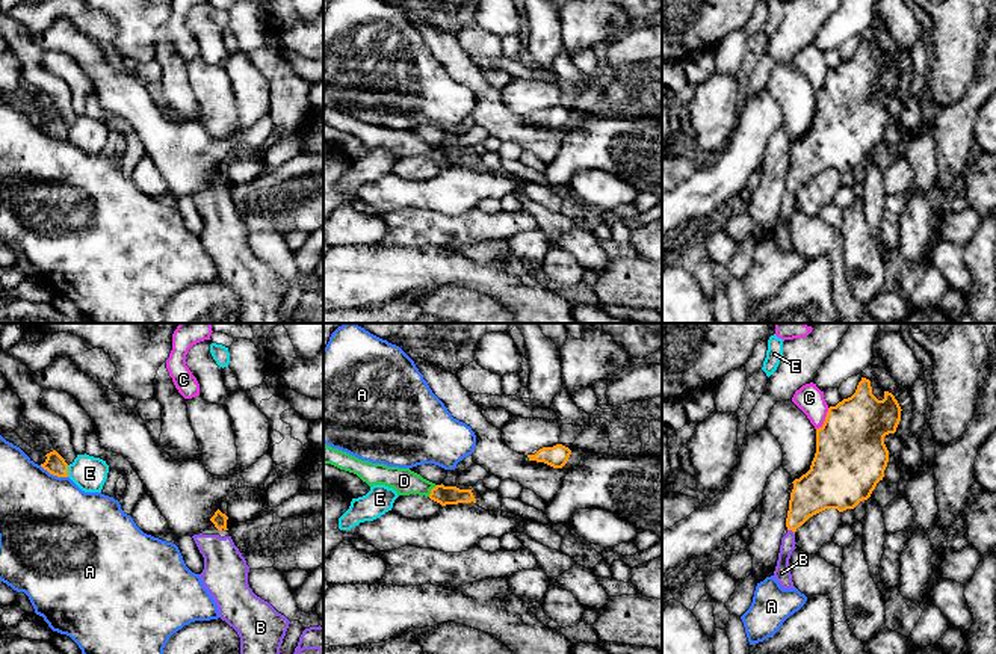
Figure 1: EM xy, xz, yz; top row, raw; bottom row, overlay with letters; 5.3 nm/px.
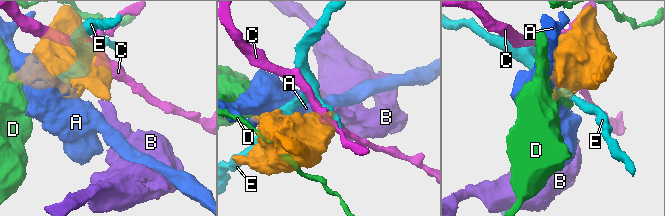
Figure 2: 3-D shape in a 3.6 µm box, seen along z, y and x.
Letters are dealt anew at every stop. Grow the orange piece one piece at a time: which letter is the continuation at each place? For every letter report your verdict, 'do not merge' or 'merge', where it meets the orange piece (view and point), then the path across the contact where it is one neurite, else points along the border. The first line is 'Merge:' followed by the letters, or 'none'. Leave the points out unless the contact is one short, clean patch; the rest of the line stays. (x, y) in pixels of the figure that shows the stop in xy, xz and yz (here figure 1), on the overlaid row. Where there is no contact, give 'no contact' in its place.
Merge: B
A: do not merge; meets orange in xy at (53, 475); border along xy (40, 465), (53, 475), (67, 478)
B: merge; meets orange in yz at (791, 529); runs through yz (815, 491), (801, 506), (791, 529), (782, 573)
C: do not merge; meets orange in yz at (825, 419); border along yz (828, 408), (824, 422), (816, 429)
D: do not merge; meets orange in xz at (431, 490); border along xz (437, 485), (428, 496)
E: do not merge; meets orange in xy at (67, 471); border along xy (67, 465), (68, 476)

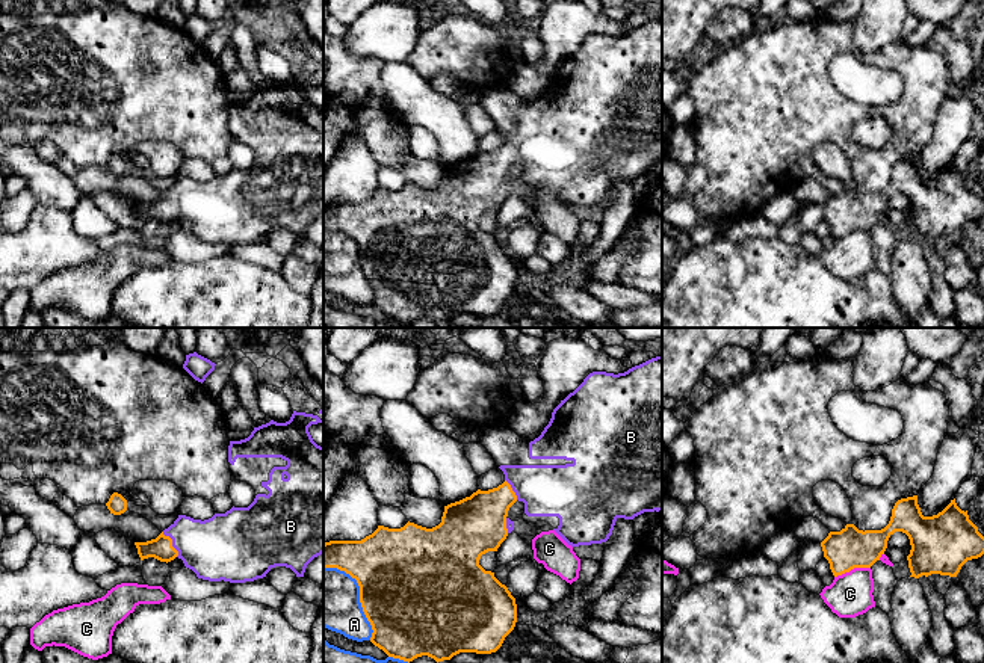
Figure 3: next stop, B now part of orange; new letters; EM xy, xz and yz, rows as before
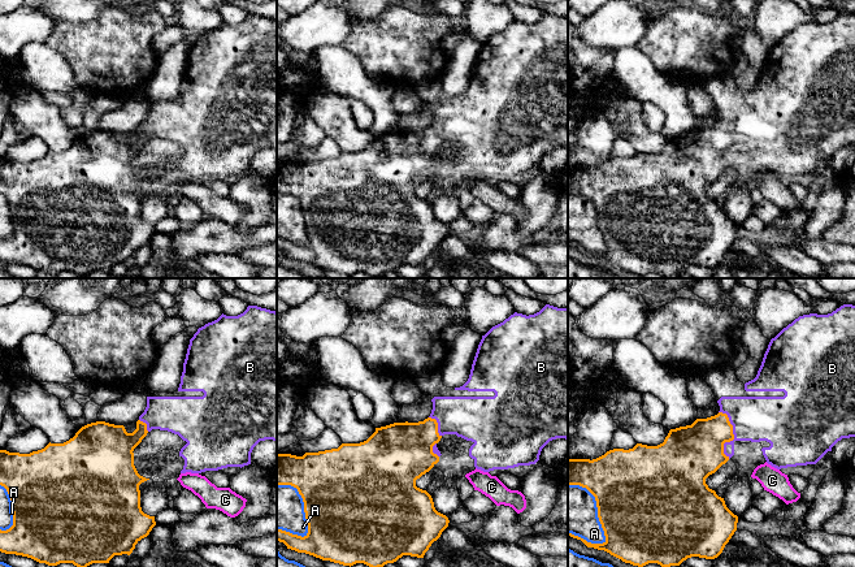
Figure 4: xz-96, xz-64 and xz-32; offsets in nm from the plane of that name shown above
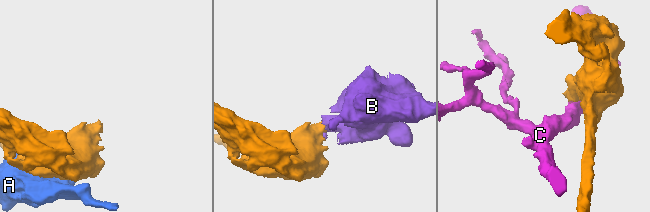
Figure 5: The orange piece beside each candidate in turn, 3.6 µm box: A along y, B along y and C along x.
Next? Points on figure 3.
Merge: B
A: do not merge; meets orange in xz at (360, 594)
B: merge; meets orange in xy at (171, 544); runs through xy (160, 548), (171, 544), (218, 548)
C: do not merge; meets orange in yz at (851, 568); border along yz (869, 567), (854, 567), (835, 577)

